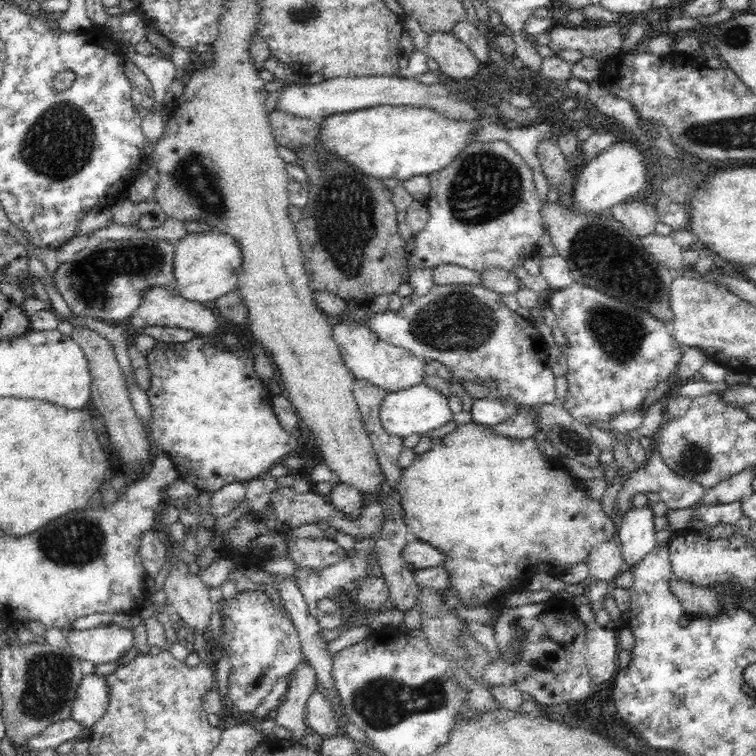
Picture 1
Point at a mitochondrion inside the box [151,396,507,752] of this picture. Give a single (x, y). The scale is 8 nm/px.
(382, 703)

